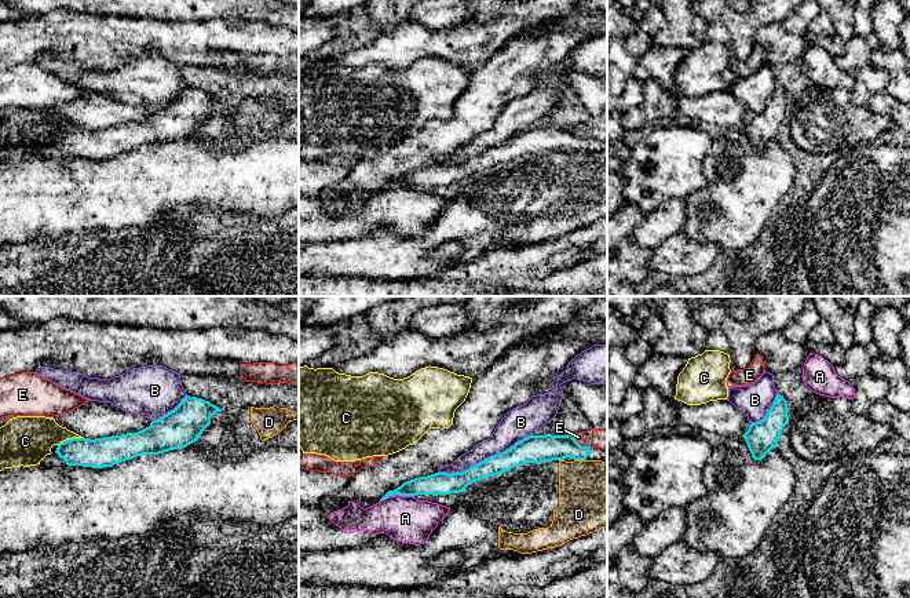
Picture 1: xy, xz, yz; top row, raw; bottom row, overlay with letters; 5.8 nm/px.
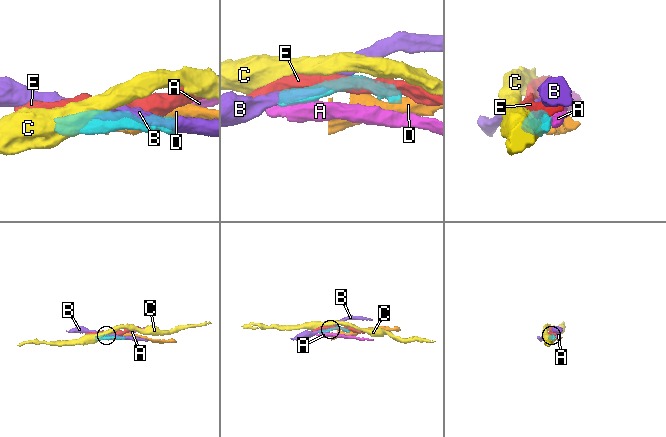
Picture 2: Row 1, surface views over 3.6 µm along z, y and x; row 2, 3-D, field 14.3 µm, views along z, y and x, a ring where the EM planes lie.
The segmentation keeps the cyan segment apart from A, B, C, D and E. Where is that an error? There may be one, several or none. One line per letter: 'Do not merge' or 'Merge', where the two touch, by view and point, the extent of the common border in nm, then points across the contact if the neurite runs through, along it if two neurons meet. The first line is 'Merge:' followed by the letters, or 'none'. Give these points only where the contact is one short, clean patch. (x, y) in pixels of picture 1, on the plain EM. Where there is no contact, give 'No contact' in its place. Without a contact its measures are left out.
Merge: none
A: Do not merge. Touches cyan at xz (397, 185). Shared border 200 nm. Boundary: xz (413, 188), (390, 186), (380, 193)
B: Do not merge. Touches cyan at xz (485, 150). Shared border 600 nm
C: Do not merge. Touches cyan at xy (72, 130). Shared border 160 nm. Boundary: xy (83, 128), (66, 130), (58, 137)
D: Do not merge. Touches cyan at xz (580, 150). Shared border 70 nm. Boundary: xz (574, 150), (585, 152)
E: Do not merge. Touches cyan at xz (580, 137). Shared border 140 nm

